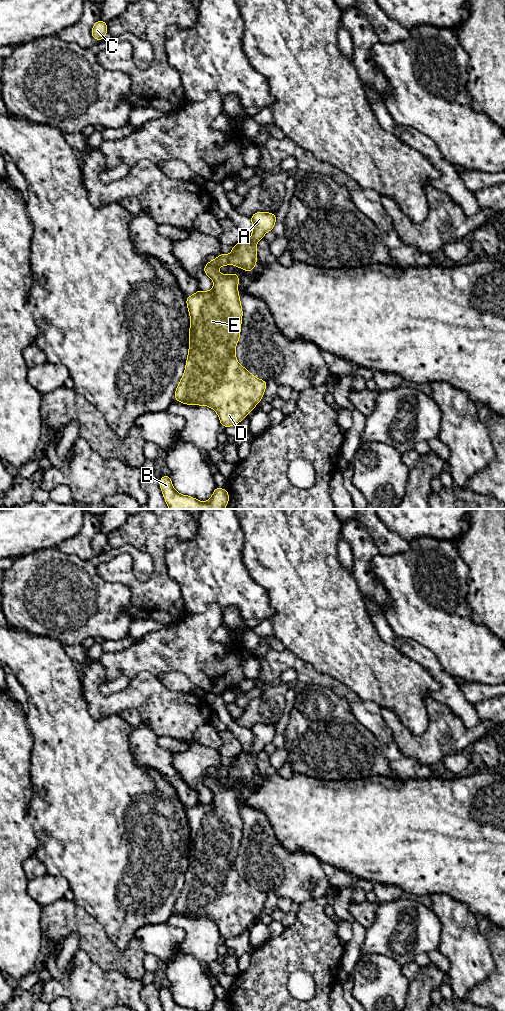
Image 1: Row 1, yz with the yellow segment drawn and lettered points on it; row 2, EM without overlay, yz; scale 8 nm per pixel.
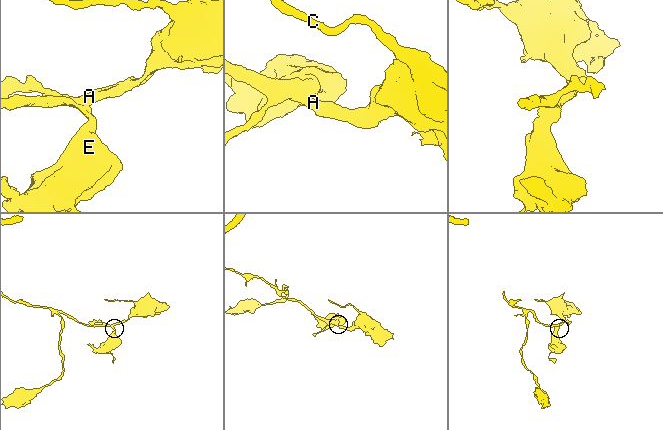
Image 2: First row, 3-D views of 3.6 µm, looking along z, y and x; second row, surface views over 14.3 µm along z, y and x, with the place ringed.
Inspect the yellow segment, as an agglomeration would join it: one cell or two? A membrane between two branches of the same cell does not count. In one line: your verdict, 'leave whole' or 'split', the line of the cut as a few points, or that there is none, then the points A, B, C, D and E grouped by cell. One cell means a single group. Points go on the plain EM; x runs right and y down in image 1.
leave whole; no cut; A B C D E

